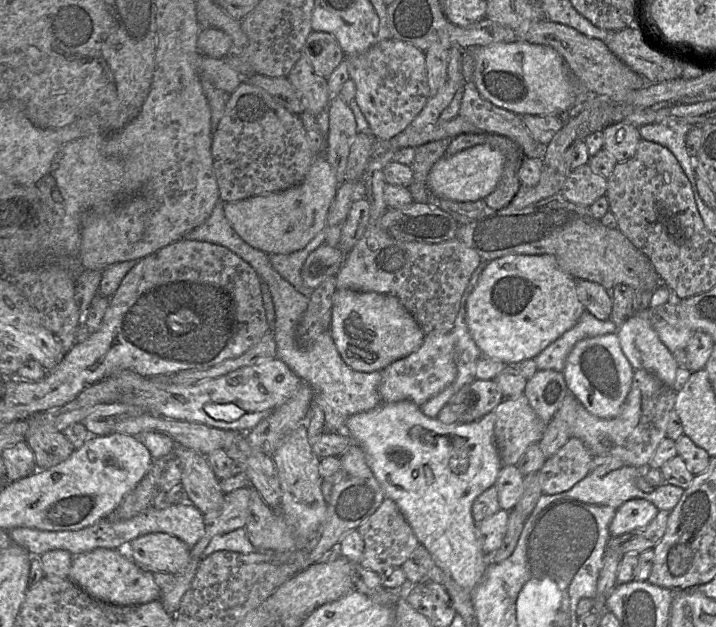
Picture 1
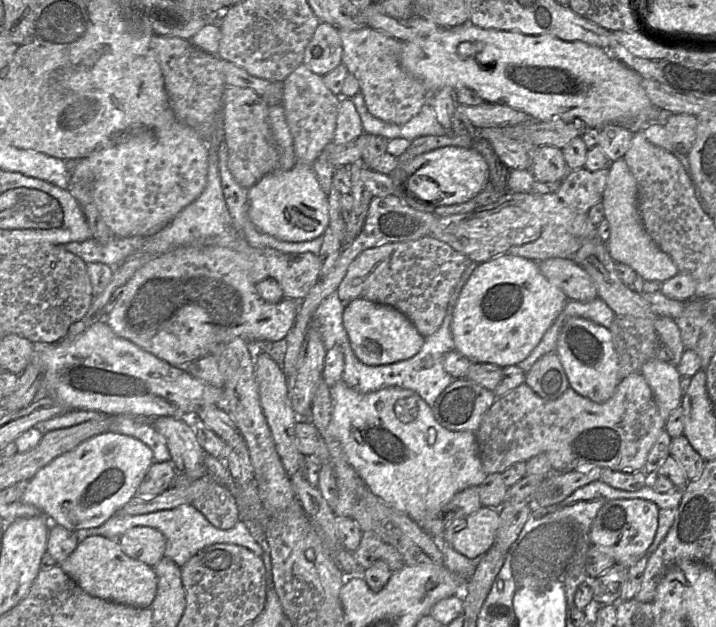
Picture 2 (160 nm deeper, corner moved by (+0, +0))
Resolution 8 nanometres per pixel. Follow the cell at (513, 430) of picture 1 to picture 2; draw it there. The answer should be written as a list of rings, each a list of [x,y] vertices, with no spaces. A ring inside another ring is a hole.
[[[631,373],[622,379],[614,394],[604,403],[596,403],[581,396],[569,387],[559,398],[546,400],[525,383],[494,401],[484,414],[476,432],[479,456],[484,471],[489,475],[502,473],[517,462],[527,462],[545,453],[551,463],[552,473],[567,473],[576,469],[600,467],[614,471],[634,473],[644,471],[647,456],[666,421],[661,416],[653,392],[641,373]]]

